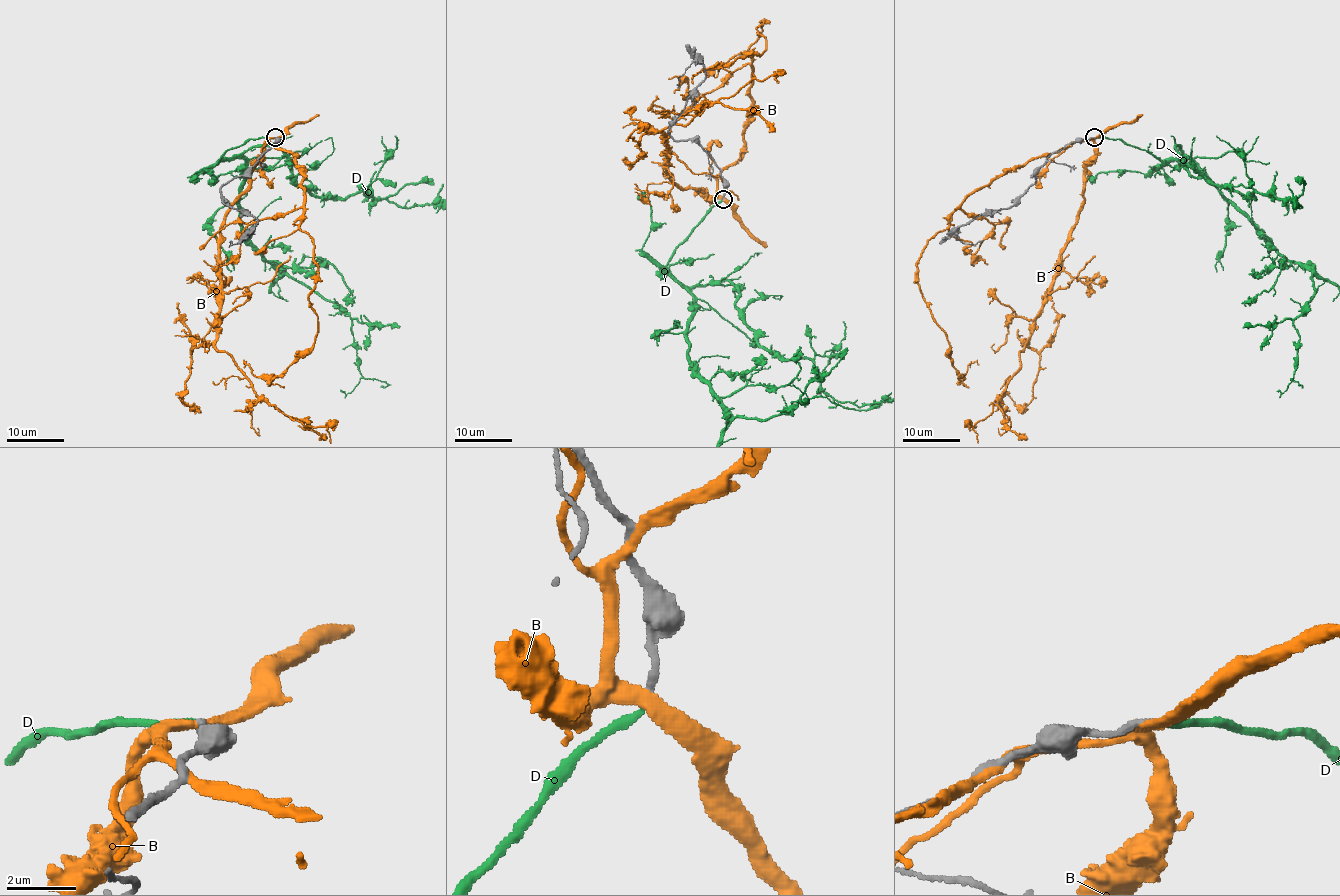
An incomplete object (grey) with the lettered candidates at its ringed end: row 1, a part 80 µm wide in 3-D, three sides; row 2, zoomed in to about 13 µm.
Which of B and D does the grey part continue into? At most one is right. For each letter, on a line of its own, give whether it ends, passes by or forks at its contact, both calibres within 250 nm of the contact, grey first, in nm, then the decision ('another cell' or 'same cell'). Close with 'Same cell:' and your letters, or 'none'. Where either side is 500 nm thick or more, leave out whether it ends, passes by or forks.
B: it passes by | 220/360 nm | another cell
D: it ends | 200/240 nm | same cell
Same cell: D

